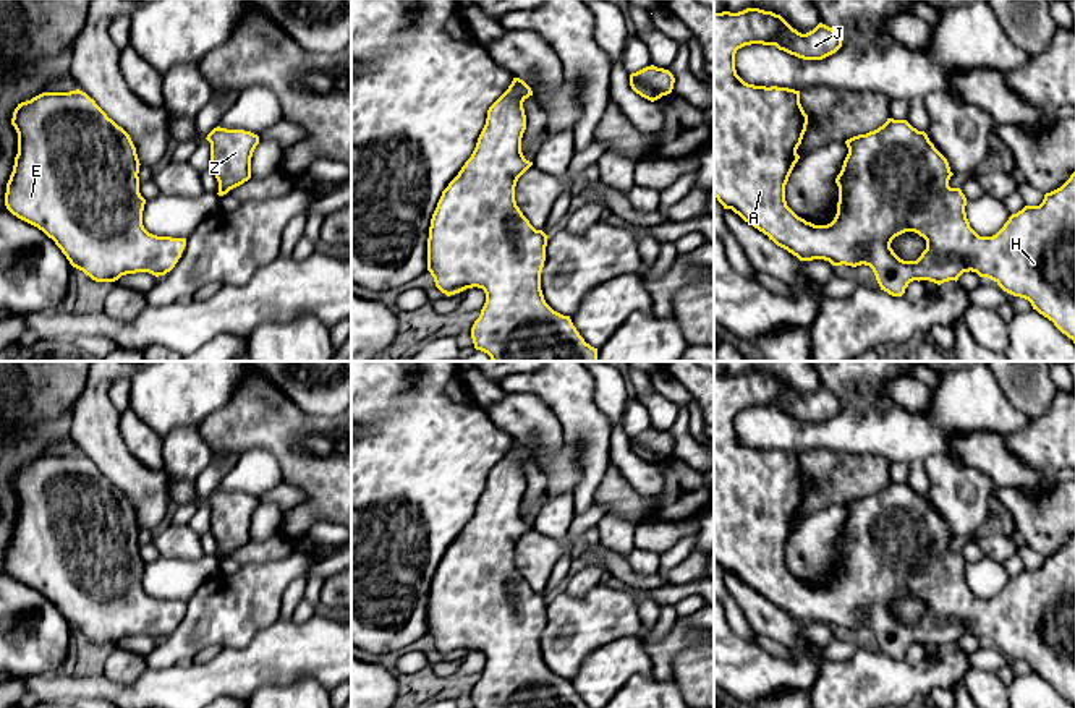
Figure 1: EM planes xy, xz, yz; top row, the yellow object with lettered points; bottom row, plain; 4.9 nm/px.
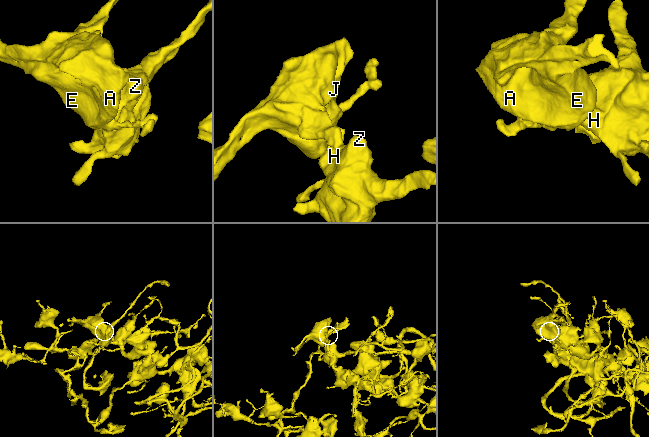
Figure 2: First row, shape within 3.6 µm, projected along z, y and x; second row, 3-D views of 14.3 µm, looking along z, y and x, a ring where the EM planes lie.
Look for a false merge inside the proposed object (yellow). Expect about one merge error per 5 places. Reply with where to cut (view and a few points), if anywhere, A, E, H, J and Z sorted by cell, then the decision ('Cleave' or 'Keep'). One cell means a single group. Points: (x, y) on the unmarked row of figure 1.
No split. Groups: A E H J Z. Keep

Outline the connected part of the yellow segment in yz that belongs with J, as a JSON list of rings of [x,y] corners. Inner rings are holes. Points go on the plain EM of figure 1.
[[[759,371],[714,376],[714,559],[724,572],[732,572],[800,624],[824,622],[832,629],[869,629],[881,653],[892,659],[902,659],[913,643],[941,648],[949,643],[957,645],[963,635],[976,635],[979,640],[994,643],[1004,655],[1028,663],[1033,672],[1052,684],[1075,706],[1075,535],[1060,551],[1046,556],[1039,569],[1025,569],[1012,577],[996,598],[979,599],[967,582],[965,557],[960,551],[949,549],[954,536],[947,522],[924,494],[918,494],[907,483],[887,481],[877,493],[845,504],[848,517],[835,541],[837,577],[831,586],[814,588],[798,580],[785,564],[785,548],[800,522],[797,512],[808,488],[808,478],[800,467],[800,454],[745,446],[737,437],[735,416],[751,407],[775,408],[803,423],[822,423],[842,410],[842,402],[822,386],[801,397],[780,377]],[[905,595],[915,595],[926,603],[926,612],[916,624],[903,624],[890,611],[892,603]]]

